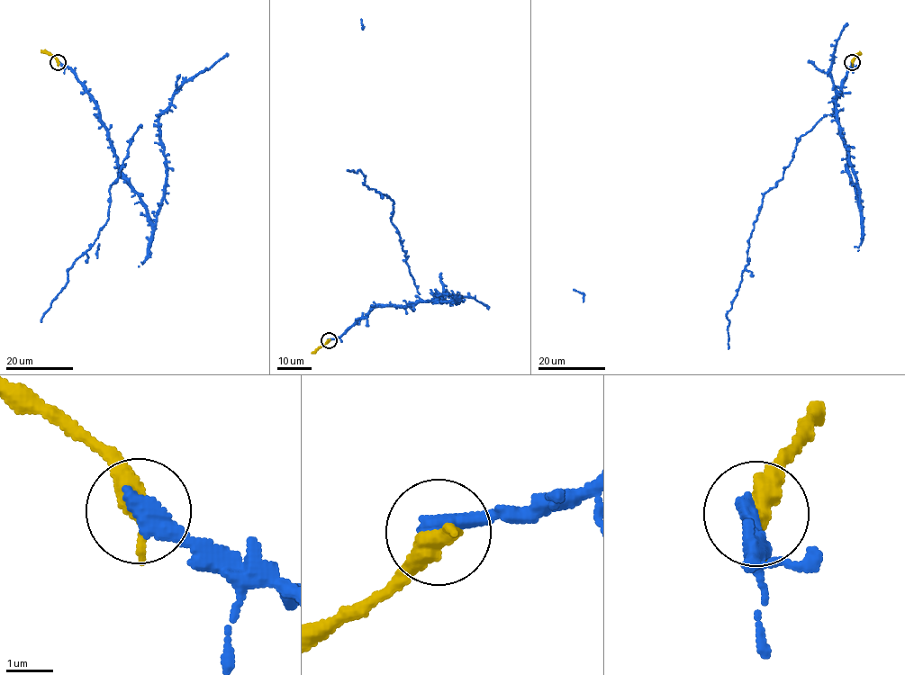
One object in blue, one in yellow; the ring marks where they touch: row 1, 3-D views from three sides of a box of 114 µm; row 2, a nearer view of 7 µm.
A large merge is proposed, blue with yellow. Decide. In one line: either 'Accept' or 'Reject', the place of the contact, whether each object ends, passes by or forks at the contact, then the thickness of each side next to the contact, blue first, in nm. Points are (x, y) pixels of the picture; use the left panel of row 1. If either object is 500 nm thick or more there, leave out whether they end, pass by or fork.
Accept. Place: (58, 62). Thickness 460 nm (blue) against 500 nm

